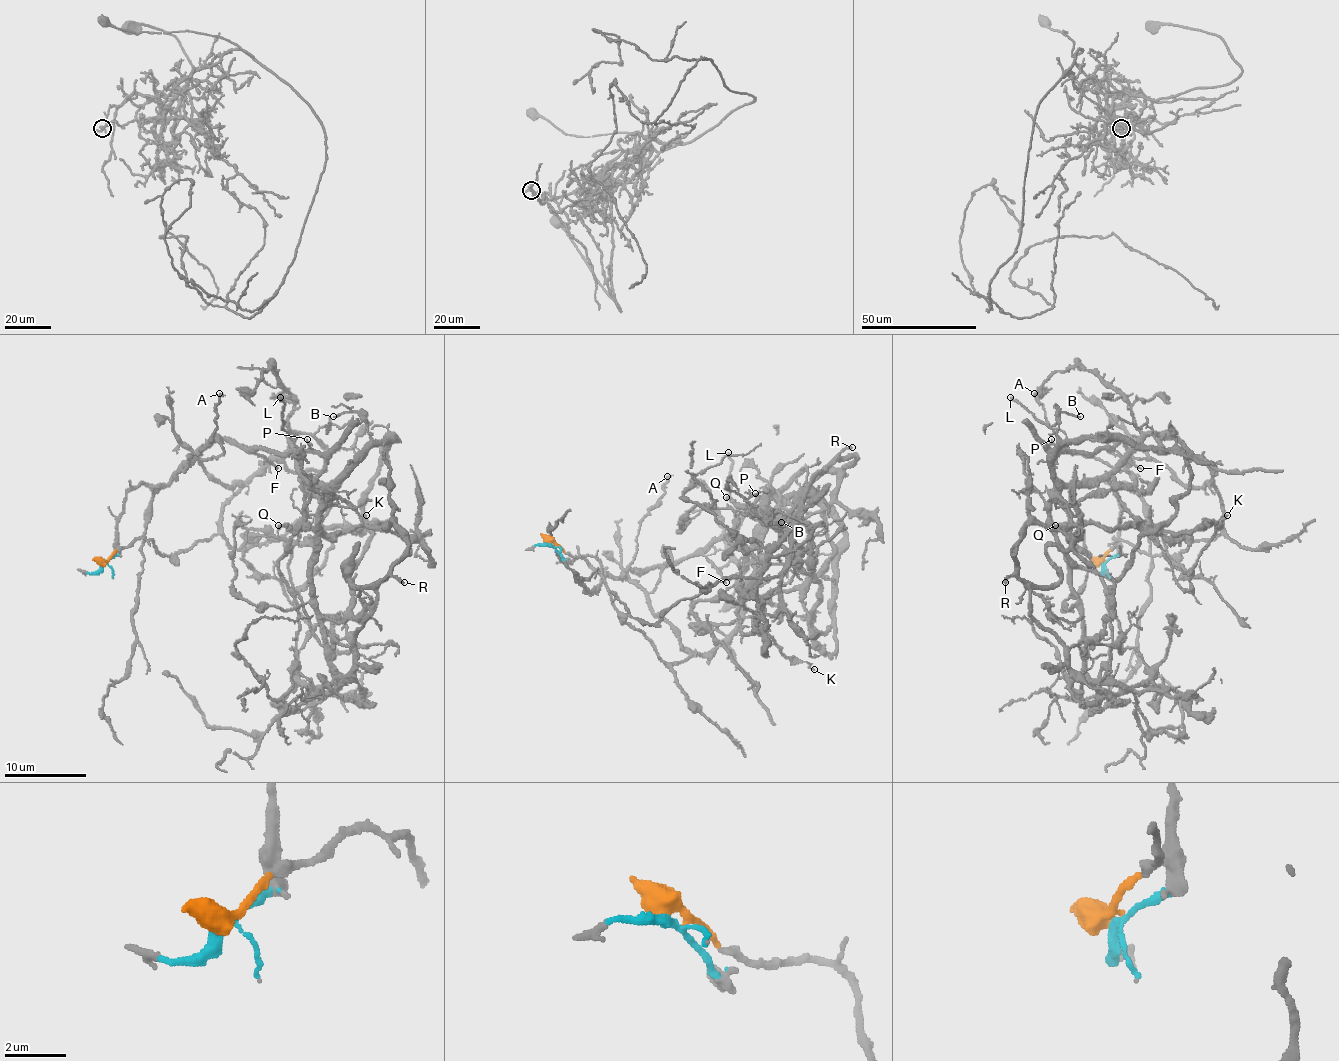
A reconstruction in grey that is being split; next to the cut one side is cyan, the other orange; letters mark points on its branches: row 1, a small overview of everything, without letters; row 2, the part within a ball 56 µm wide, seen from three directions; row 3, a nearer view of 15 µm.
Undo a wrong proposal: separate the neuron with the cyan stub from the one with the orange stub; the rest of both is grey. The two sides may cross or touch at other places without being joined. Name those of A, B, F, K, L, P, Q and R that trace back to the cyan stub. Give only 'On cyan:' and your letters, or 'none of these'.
On cyan: A, F, L, P

